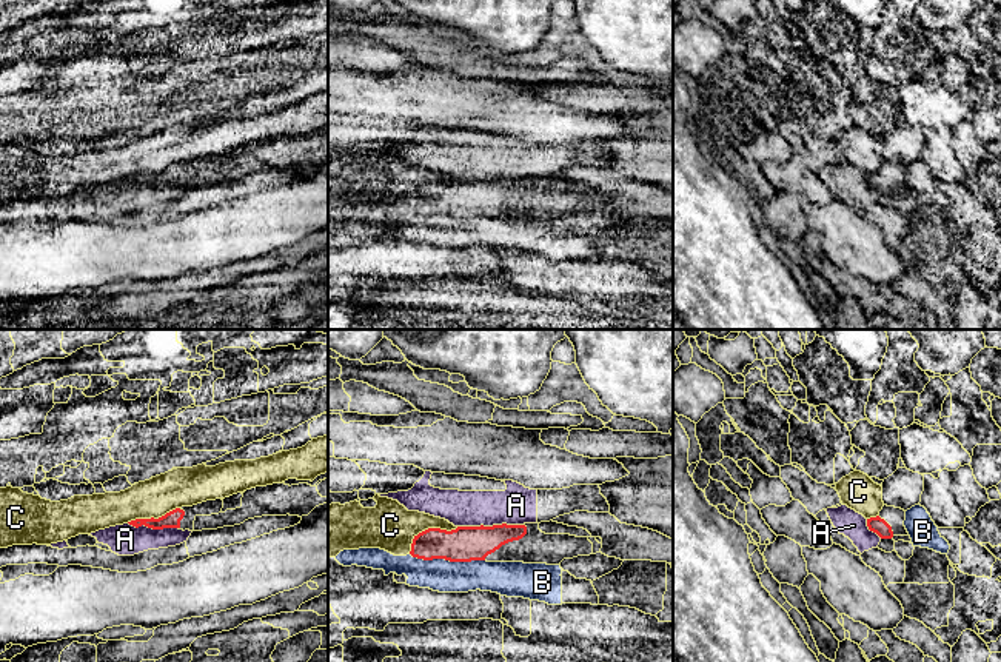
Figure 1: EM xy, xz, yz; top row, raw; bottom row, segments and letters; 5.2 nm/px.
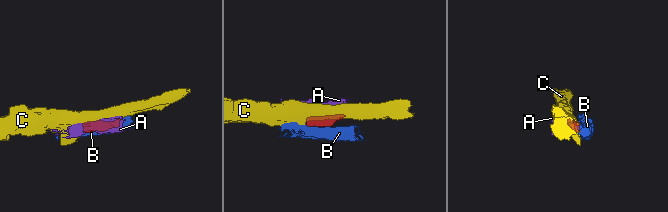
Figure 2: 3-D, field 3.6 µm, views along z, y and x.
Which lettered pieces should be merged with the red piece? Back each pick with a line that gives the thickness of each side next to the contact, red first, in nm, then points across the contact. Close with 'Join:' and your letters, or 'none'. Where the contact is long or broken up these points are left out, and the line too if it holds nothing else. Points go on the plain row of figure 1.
Join: none

